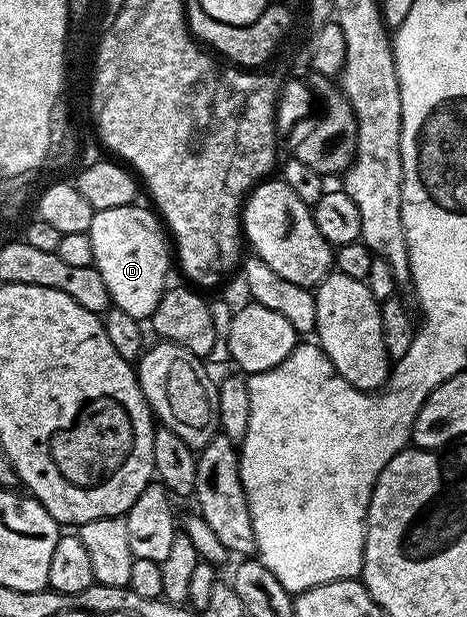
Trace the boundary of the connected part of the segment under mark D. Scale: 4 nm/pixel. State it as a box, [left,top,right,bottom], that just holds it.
[87,206,171,321]

